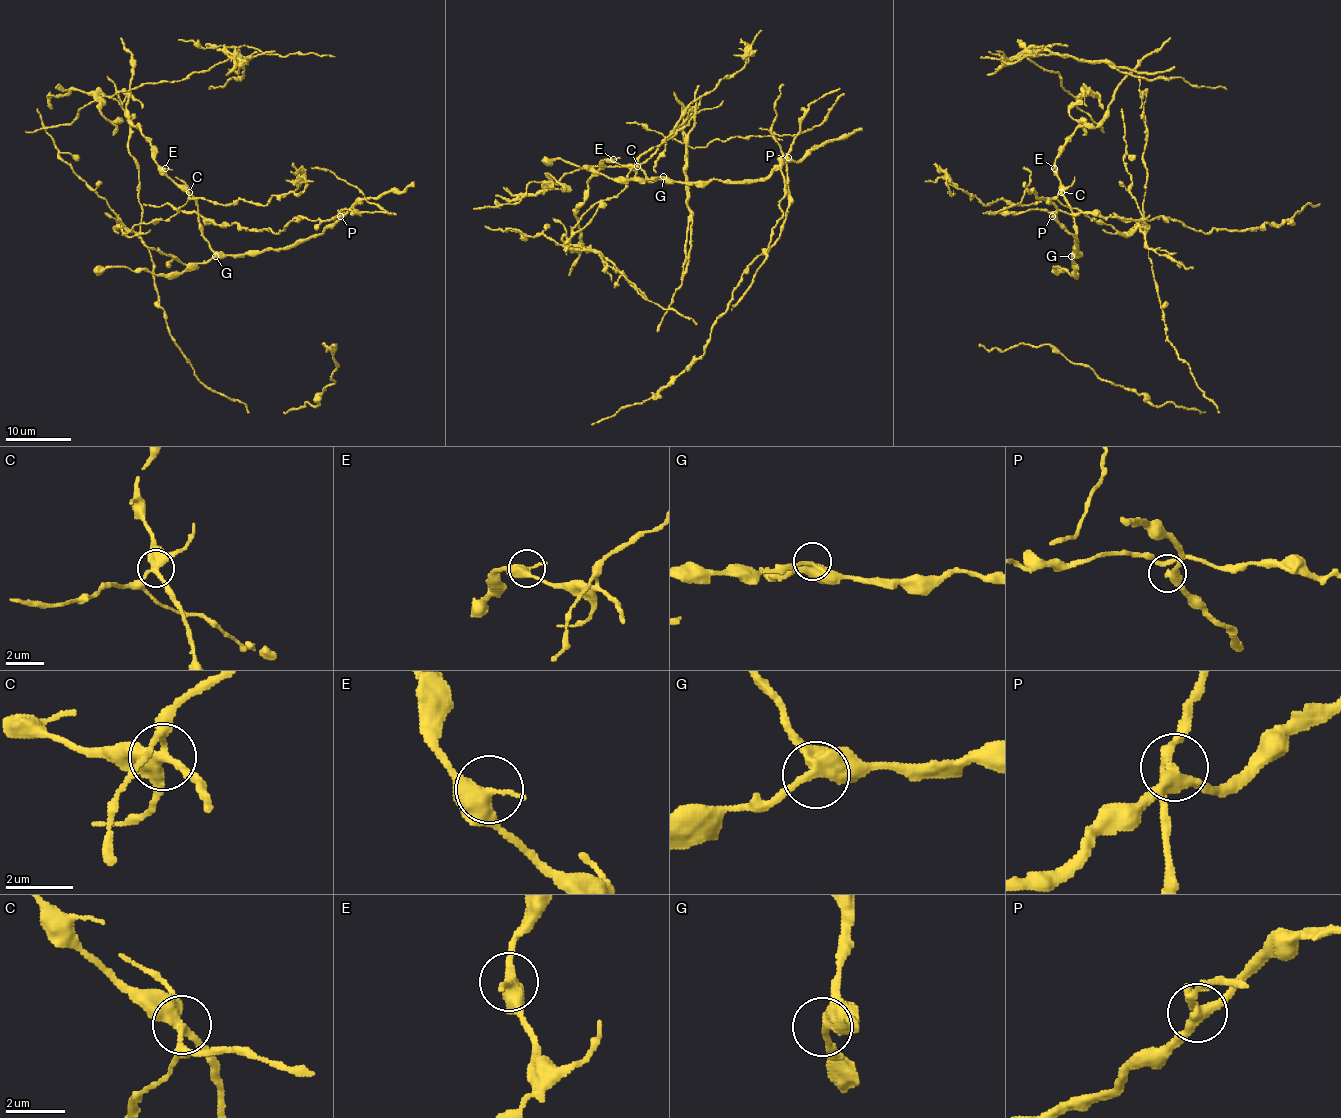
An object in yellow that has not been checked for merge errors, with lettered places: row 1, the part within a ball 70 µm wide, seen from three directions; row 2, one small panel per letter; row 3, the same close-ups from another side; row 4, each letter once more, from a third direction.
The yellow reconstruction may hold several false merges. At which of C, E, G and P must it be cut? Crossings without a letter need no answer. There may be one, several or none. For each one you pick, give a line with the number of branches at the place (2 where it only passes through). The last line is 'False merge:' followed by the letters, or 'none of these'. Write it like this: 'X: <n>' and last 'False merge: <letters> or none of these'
C: 4
P: 4
False merge: C, P

